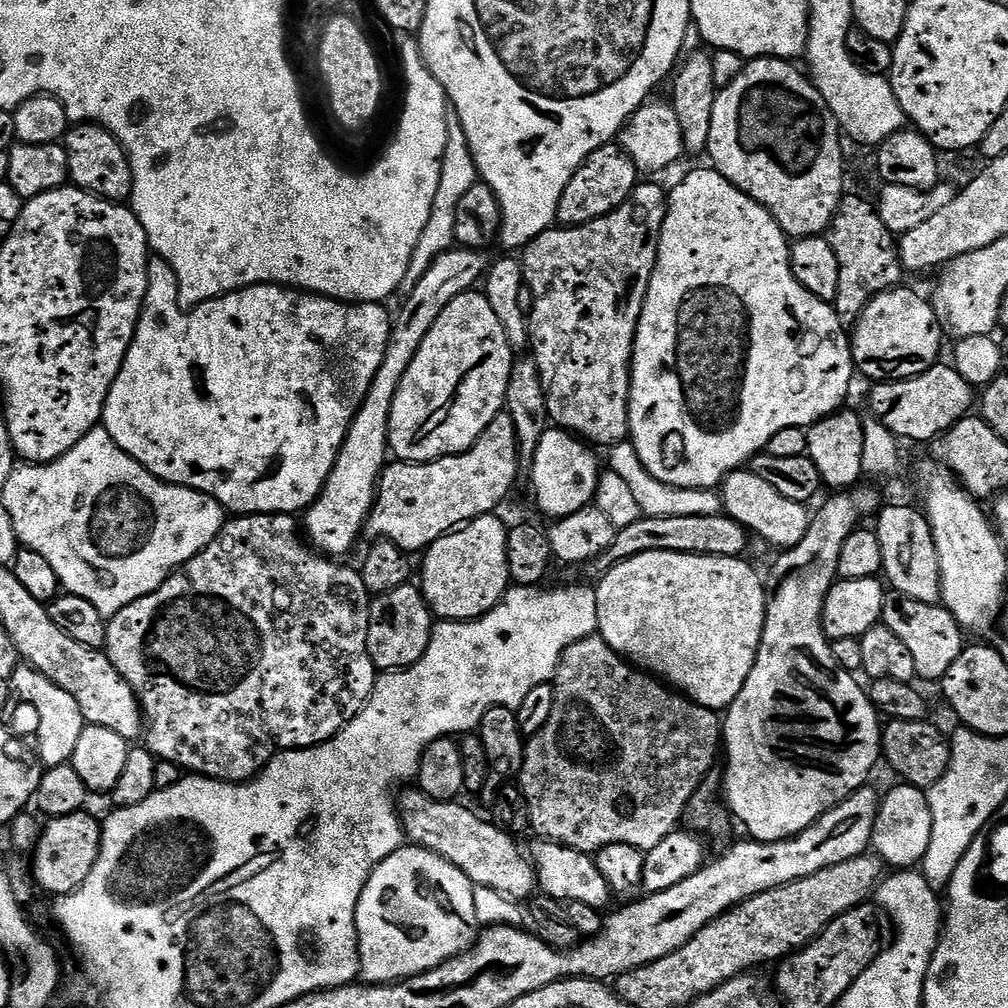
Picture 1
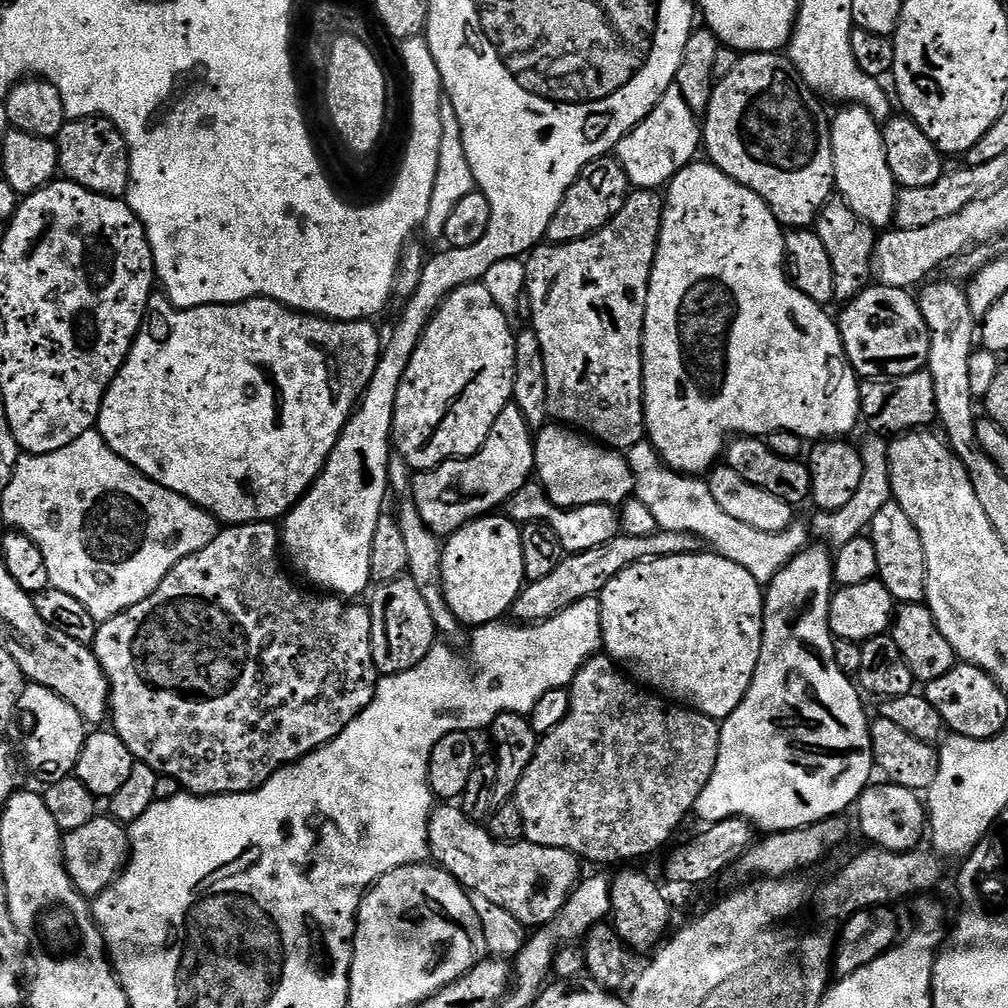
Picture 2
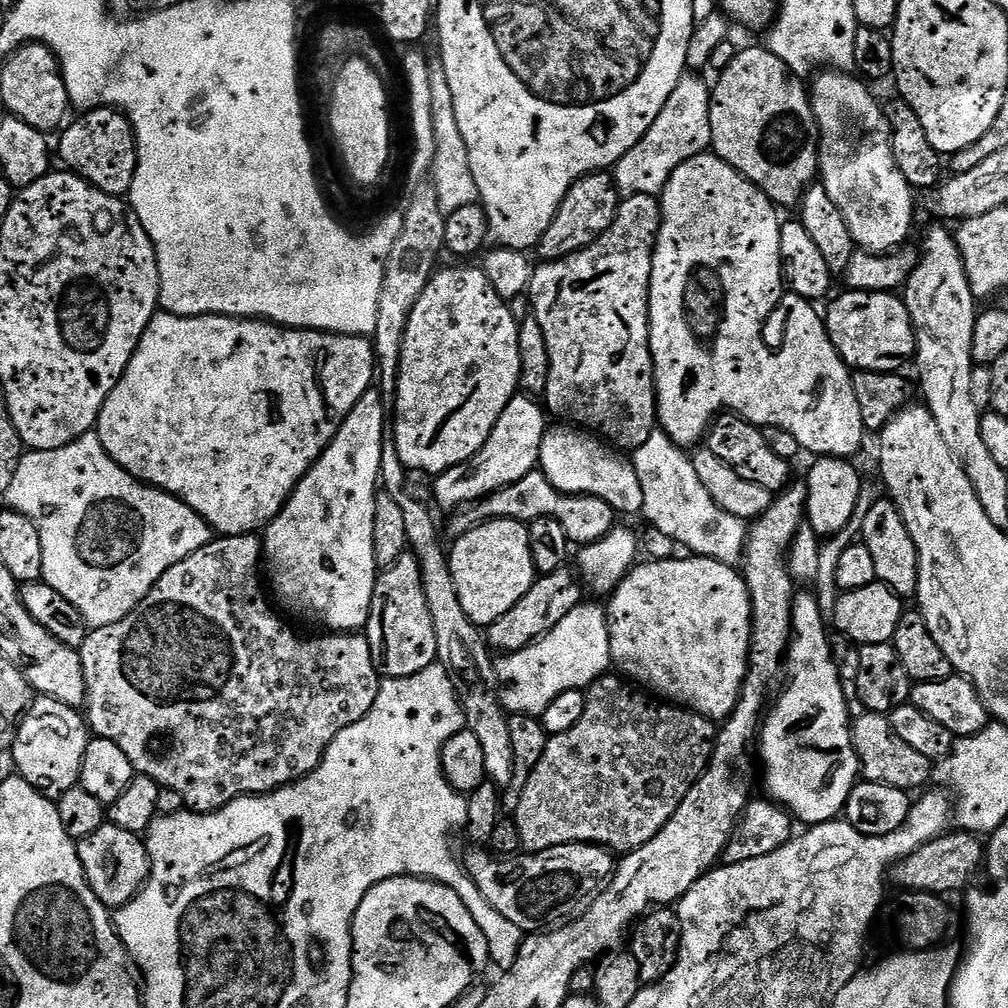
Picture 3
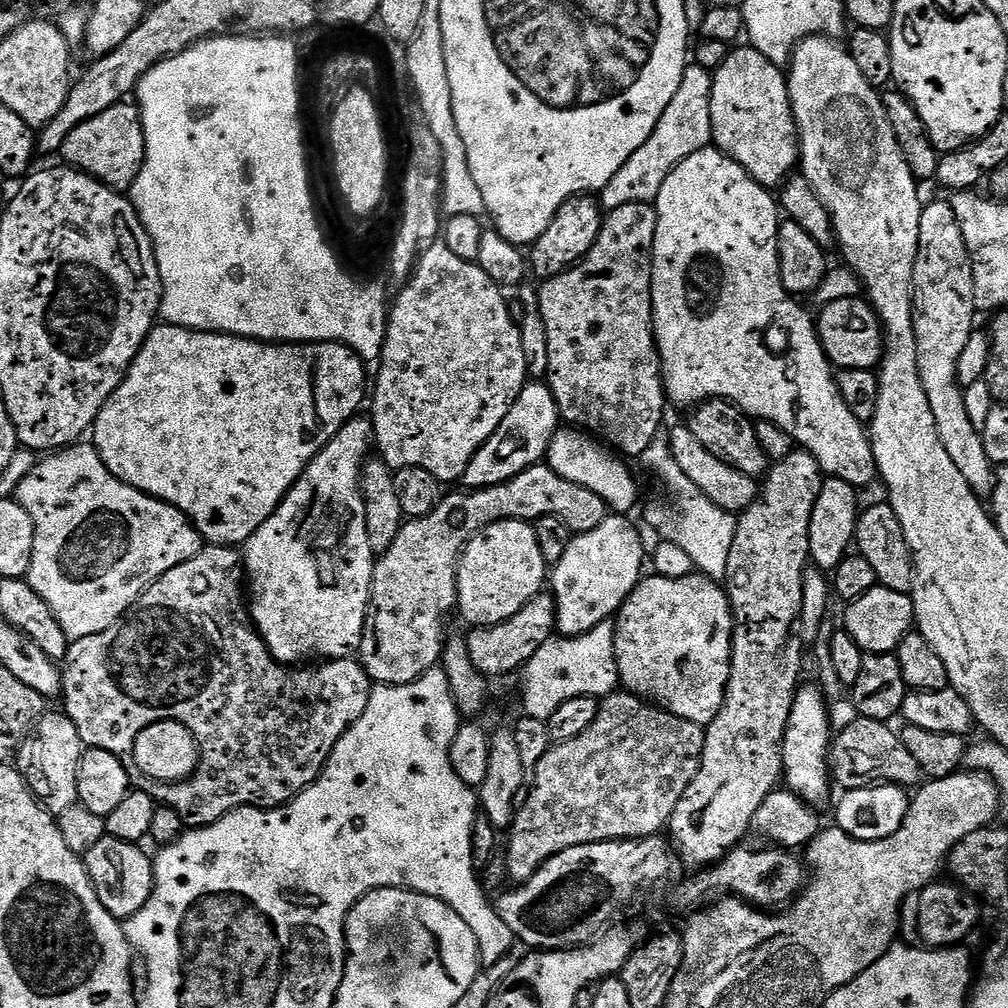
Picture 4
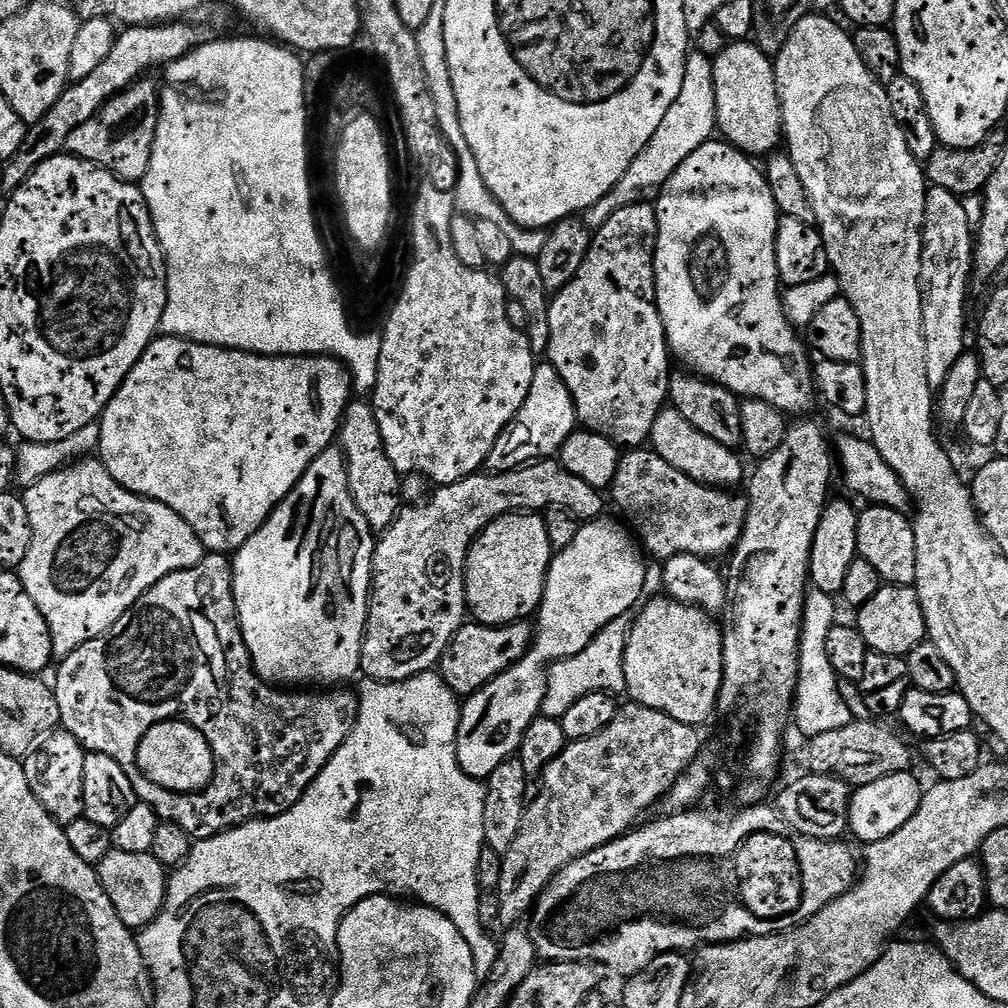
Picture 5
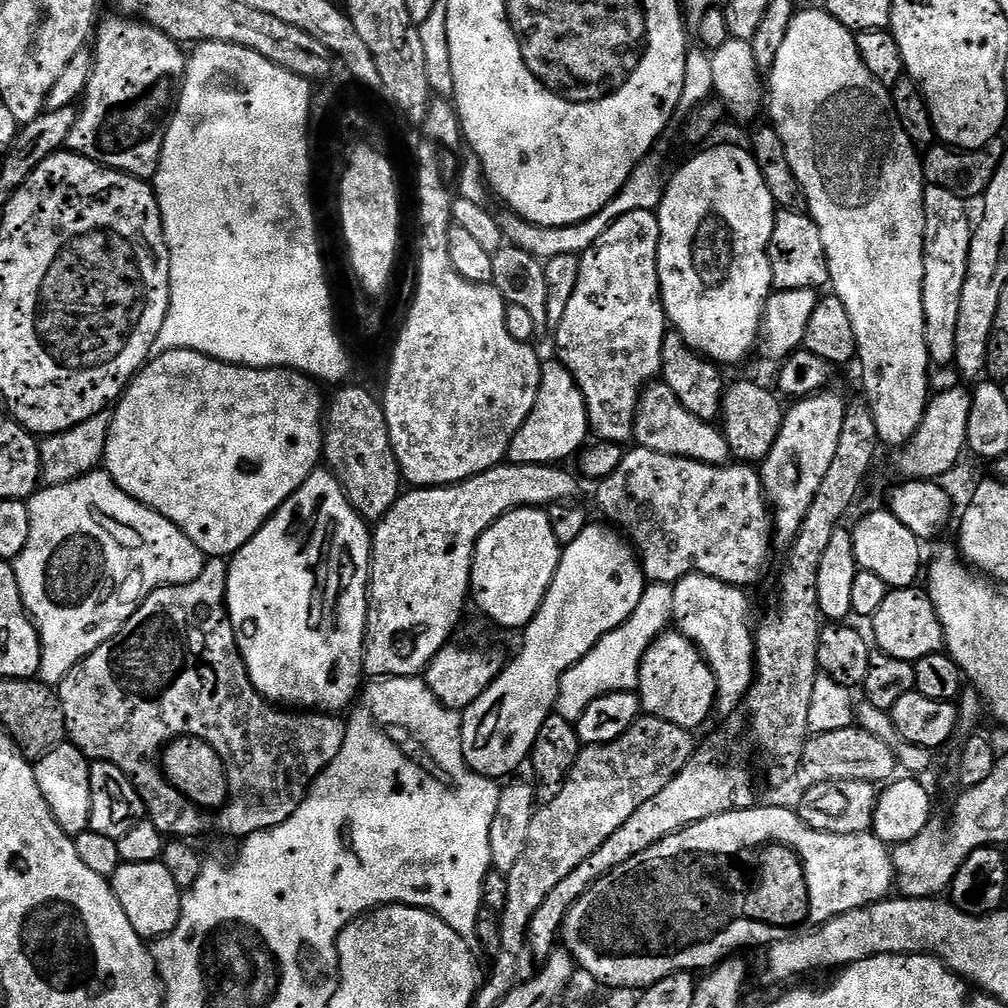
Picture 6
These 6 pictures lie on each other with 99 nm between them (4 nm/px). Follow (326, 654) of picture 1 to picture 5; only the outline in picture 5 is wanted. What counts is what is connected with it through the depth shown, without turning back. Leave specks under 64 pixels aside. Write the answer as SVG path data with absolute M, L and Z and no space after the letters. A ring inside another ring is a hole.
M224 554L205 555L198 566L178 570L166 578L162 578L153 586L139 602L133 606L106 634L78 646L70 655L59 661L60 669L56 672L56 684L54 691L58 702L58 714L63 731L74 734L78 742L84 747L85 753L97 752L106 754L106 758L114 758L122 770L126 770L126 778L130 778L130 786L135 799L141 804L150 806L159 814L161 821L176 826L182 826L186 834L190 834L193 841L209 840L219 832L228 832L231 828L238 828L241 824L247 824L249 820L259 820L269 816L281 816L286 810L290 810L302 798L302 794L318 778L318 774L330 762L330 758L346 742L346 738L356 725L356 719L360 713L360 697L355 691L347 692L349 689L344 686L336 686L331 690L285 690L280 686L267 684L262 677L257 676L256 669L252 667L252 656L244 645L244 635L240 629L240 619L236 617L236 599L232 593L232 560ZM182 719L192 724L210 742L210 750L214 754L214 778L200 792L175 792L166 790L160 784L150 782L146 774L138 766L138 746L150 730L163 720Z

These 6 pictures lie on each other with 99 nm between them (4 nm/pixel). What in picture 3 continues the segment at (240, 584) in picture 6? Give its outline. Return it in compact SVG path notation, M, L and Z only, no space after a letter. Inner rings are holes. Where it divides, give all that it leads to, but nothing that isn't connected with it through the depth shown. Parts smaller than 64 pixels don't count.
M369 390L358 398L348 416L342 422L342 426L336 431L336 436L324 449L323 454L312 465L312 468L300 480L300 485L292 491L284 509L270 521L262 532L262 552L266 557L266 568L272 571L272 588L276 591L276 596L292 612L305 612L312 620L317 620L320 624L325 624L329 633L354 632L359 633L367 625L368 612L372 608L372 599L376 589L376 577L378 569L374 562L374 510L376 509L376 497L378 495L378 485L380 484L380 463L382 462L382 442L386 425L384 425L384 400L385 397L379 391Z

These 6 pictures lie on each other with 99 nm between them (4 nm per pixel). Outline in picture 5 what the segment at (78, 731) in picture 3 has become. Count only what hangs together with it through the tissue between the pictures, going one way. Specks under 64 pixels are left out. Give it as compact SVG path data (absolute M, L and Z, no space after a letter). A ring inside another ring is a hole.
M53 730L37 743L36 747L23 757L26 782L38 798L38 802L56 819L56 823L67 826L84 814L84 747L74 738L74 734L63 730Z

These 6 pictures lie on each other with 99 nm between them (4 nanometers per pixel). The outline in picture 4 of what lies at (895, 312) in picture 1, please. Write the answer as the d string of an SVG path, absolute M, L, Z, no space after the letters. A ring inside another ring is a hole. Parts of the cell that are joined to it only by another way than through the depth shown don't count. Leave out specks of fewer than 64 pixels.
M842 298L838 302L830 302L819 309L820 320L815 321L816 333L820 335L820 344L828 355L828 361L837 369L867 368L875 369L884 359L884 325L880 323L880 315L877 314L871 303L864 298Z

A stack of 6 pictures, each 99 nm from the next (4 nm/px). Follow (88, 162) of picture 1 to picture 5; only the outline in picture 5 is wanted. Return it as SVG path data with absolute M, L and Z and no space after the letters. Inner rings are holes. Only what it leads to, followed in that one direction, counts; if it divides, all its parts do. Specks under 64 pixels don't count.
M141 78L116 96L90 122L78 126L68 139L67 155L77 156L112 172L129 182L143 181L150 170L150 158L156 141L156 131L160 121L160 93L158 84L152 78Z

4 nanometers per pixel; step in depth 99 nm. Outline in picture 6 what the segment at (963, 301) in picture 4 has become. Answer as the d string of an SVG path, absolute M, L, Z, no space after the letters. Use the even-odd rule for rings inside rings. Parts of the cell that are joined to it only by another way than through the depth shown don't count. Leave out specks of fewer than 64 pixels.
M928 186L924 190L924 289L922 306L926 318L926 346L933 365L954 361L954 337L958 334L958 306L962 306L962 286L970 258L973 221L968 221L965 201L942 190L942 186Z

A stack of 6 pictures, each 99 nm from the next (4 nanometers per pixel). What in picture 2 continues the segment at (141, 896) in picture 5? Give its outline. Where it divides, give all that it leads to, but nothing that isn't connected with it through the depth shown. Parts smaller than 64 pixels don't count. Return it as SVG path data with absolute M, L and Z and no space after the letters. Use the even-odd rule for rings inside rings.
M98 814L86 826L63 833L64 866L76 887L86 898L95 898L105 892L120 875L130 851L125 825L107 814Z

